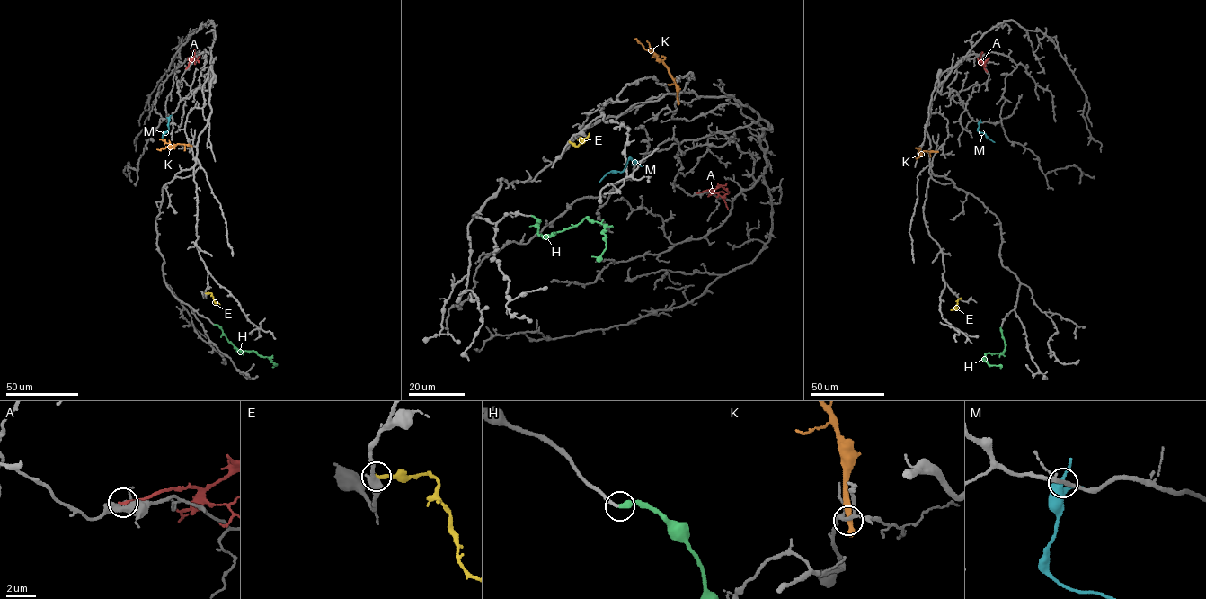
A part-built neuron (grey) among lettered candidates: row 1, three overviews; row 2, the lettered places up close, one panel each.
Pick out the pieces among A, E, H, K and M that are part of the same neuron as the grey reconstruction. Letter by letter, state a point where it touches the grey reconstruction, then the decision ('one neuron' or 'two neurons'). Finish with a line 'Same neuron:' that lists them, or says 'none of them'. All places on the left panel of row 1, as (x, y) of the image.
A: (186, 68) | two neurons
E: (206, 293) | two neurons
H: (214, 325) | one neuron
K: (190, 146) | two neurons
M: (170, 117) | two neurons
Same neuron: H

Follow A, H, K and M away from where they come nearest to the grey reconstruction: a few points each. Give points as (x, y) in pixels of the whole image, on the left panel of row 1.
A: (186, 68), (194, 49)
H: (214, 325), (239, 350), (253, 350), (268, 357), (277, 364), (272, 367)
K: (190, 146), (177, 144), (156, 149)
M: (169, 117), (169, 129), (162, 138)

